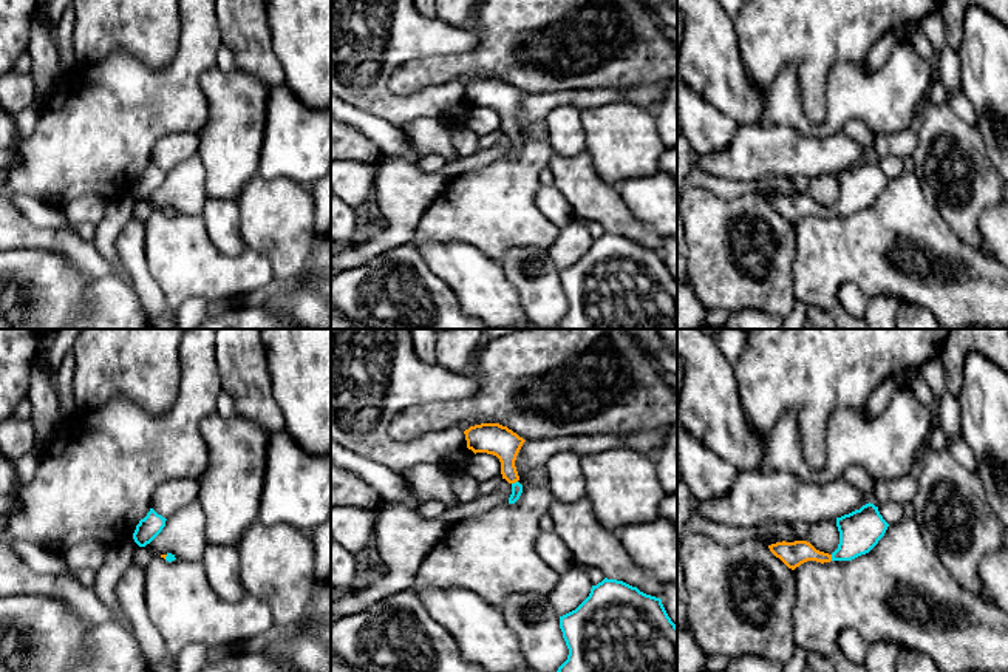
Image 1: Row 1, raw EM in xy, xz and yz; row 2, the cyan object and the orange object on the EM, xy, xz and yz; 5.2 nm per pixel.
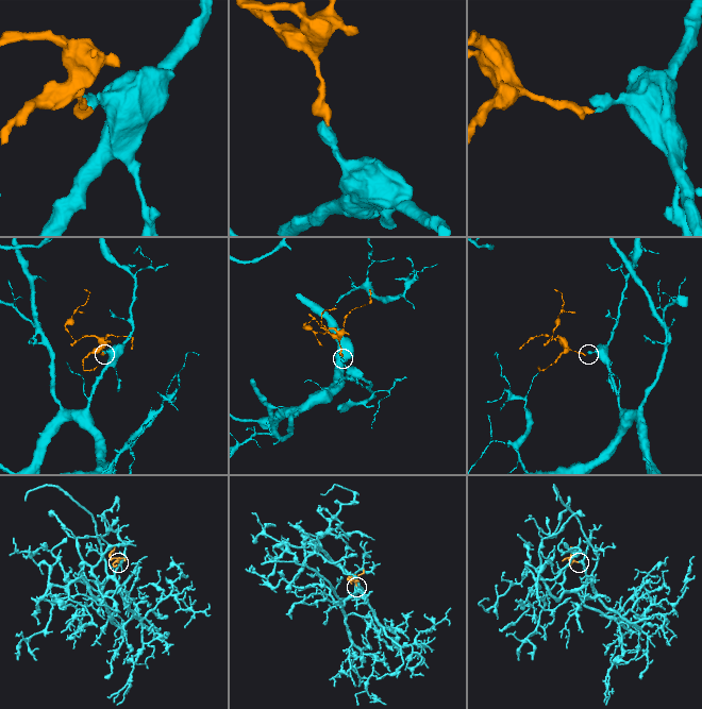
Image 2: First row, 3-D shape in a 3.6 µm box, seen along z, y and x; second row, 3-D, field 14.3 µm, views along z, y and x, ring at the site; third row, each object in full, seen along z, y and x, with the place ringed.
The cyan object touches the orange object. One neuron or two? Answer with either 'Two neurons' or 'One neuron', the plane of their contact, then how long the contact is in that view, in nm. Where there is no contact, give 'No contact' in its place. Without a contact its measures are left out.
One neuron. Touches cyan in xz. Shared border 40 nm

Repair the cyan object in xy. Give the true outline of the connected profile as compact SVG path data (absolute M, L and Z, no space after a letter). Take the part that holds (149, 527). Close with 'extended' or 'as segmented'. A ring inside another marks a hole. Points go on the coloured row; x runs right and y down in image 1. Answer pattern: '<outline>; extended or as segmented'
M153 508L144 519L139 521L133 533L133 539L139 547L150 544L165 527L165 518L158 514Z; as segmented

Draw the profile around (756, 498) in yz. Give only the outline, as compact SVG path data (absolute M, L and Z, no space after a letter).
M739 471L728 494L710 501L691 496L690 511L730 527L764 522L812 525L860 510L869 501L843 477L818 485L787 471Z

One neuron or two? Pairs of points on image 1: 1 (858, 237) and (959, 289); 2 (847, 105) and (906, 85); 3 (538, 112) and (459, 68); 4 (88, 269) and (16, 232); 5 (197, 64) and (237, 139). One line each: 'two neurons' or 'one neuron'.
1: one neuron
2: one neuron
3: two neurons
4: one neuron
5: two neurons

